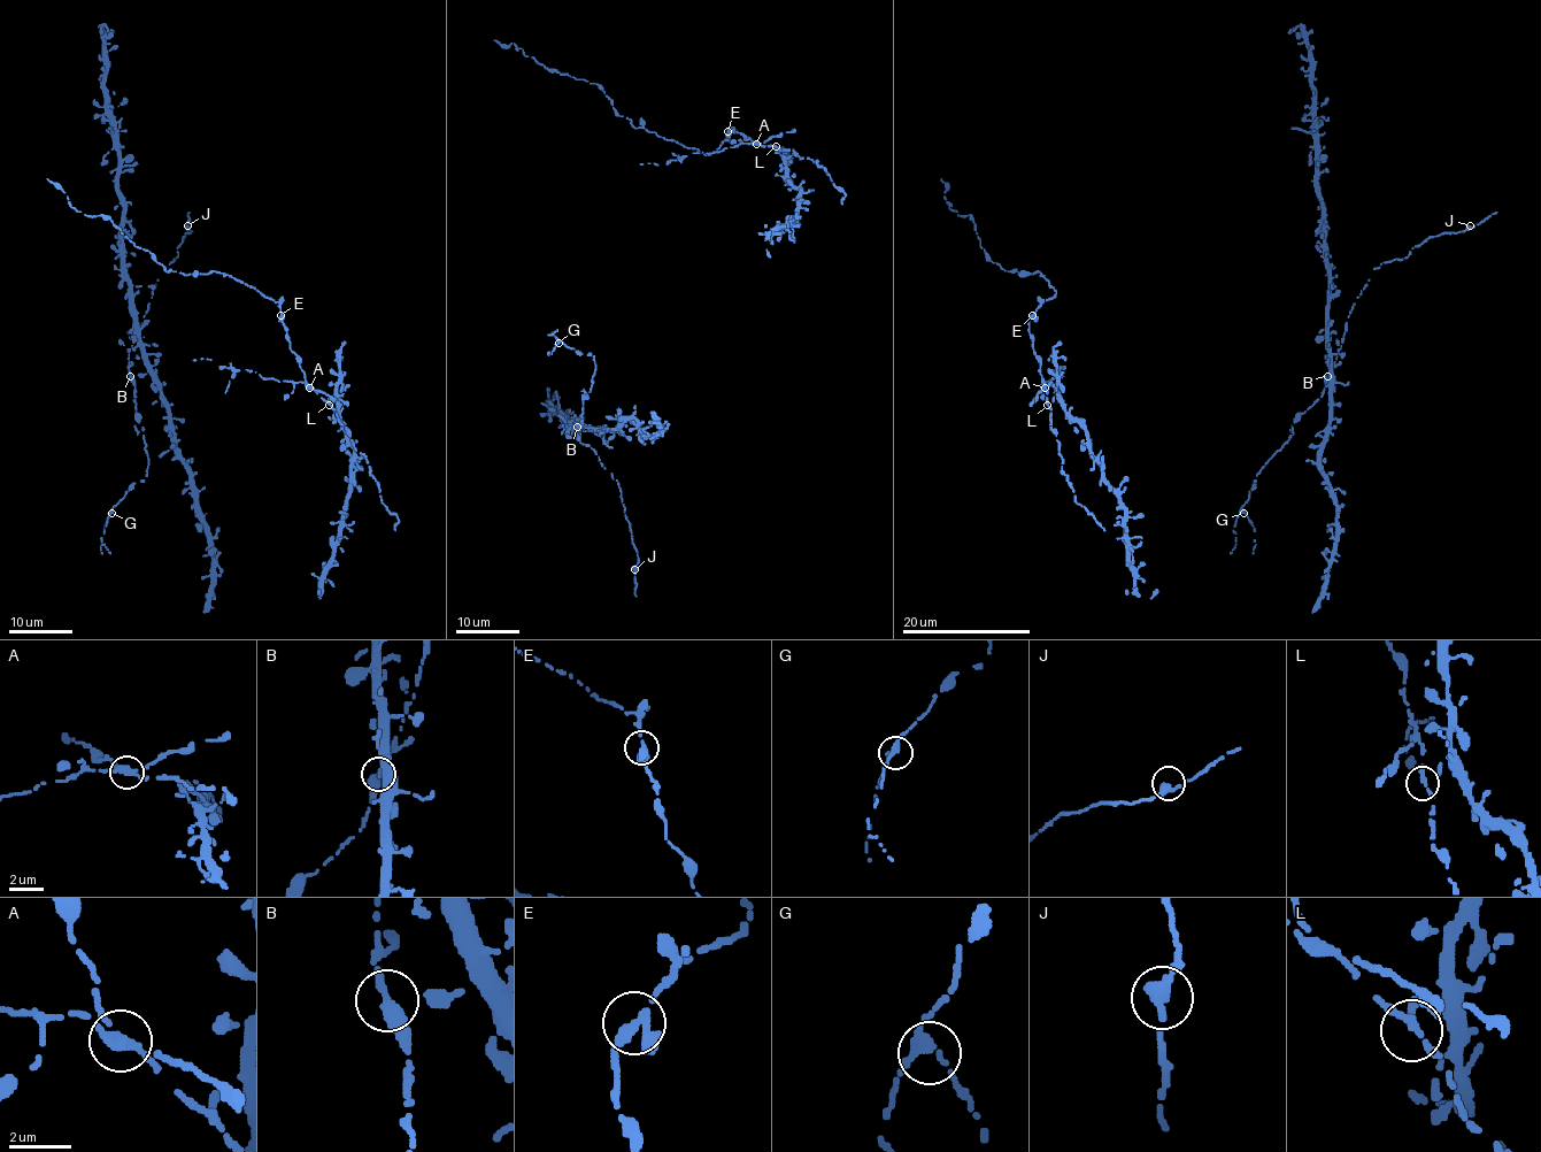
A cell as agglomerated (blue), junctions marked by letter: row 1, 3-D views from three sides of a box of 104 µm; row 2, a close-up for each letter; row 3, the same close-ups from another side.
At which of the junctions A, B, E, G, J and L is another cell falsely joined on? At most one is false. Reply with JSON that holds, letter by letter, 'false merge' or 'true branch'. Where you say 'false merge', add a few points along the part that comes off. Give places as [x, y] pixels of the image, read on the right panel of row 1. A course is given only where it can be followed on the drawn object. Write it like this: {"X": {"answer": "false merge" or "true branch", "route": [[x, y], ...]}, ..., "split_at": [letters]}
{"A": {"answer": "false merge", "route": [[1045, 386], [1043, 382], [1053, 378], [1053, 369], [1063, 368], [1064, 360]]}, "B": {"answer": "true branch"}, "E": {"answer": "true branch"}, "G": {"answer": "true branch"}, "J": {"answer": "true branch"}, "L": {"answer": "true branch"}, "split_at": ["A"]}

